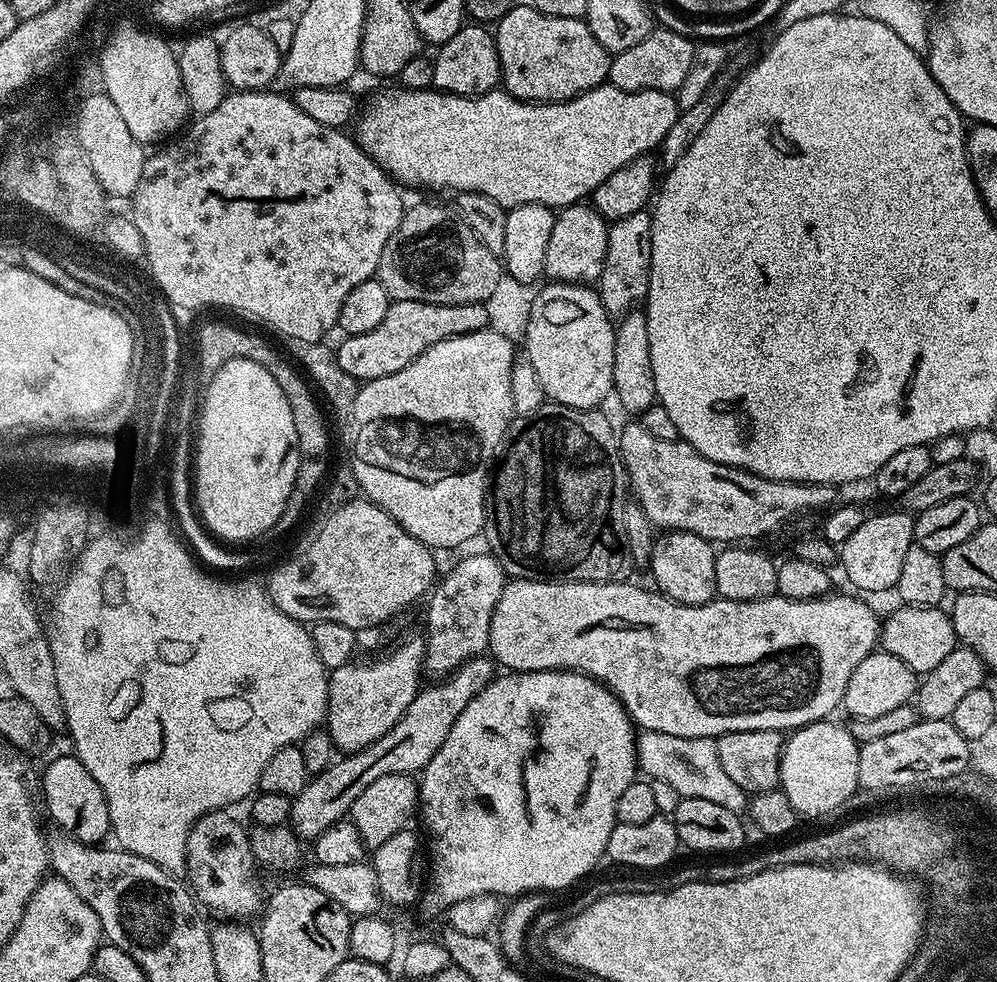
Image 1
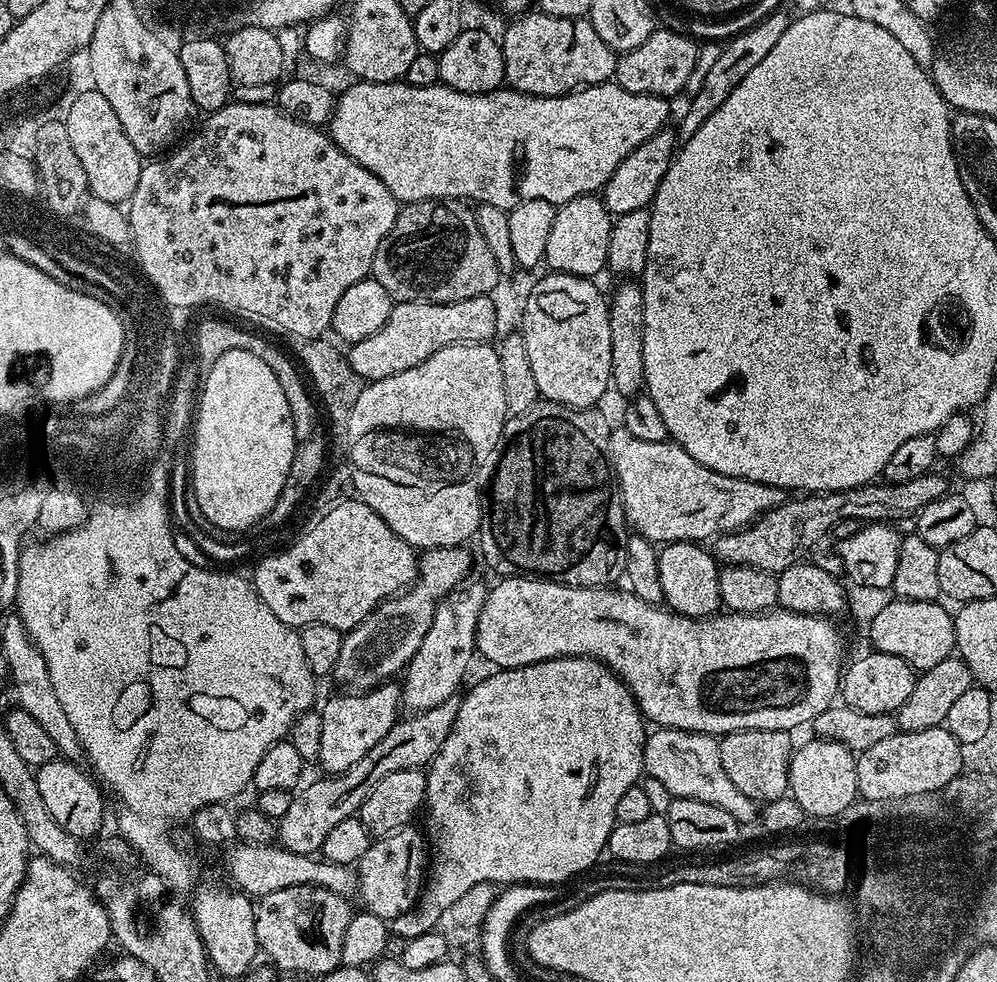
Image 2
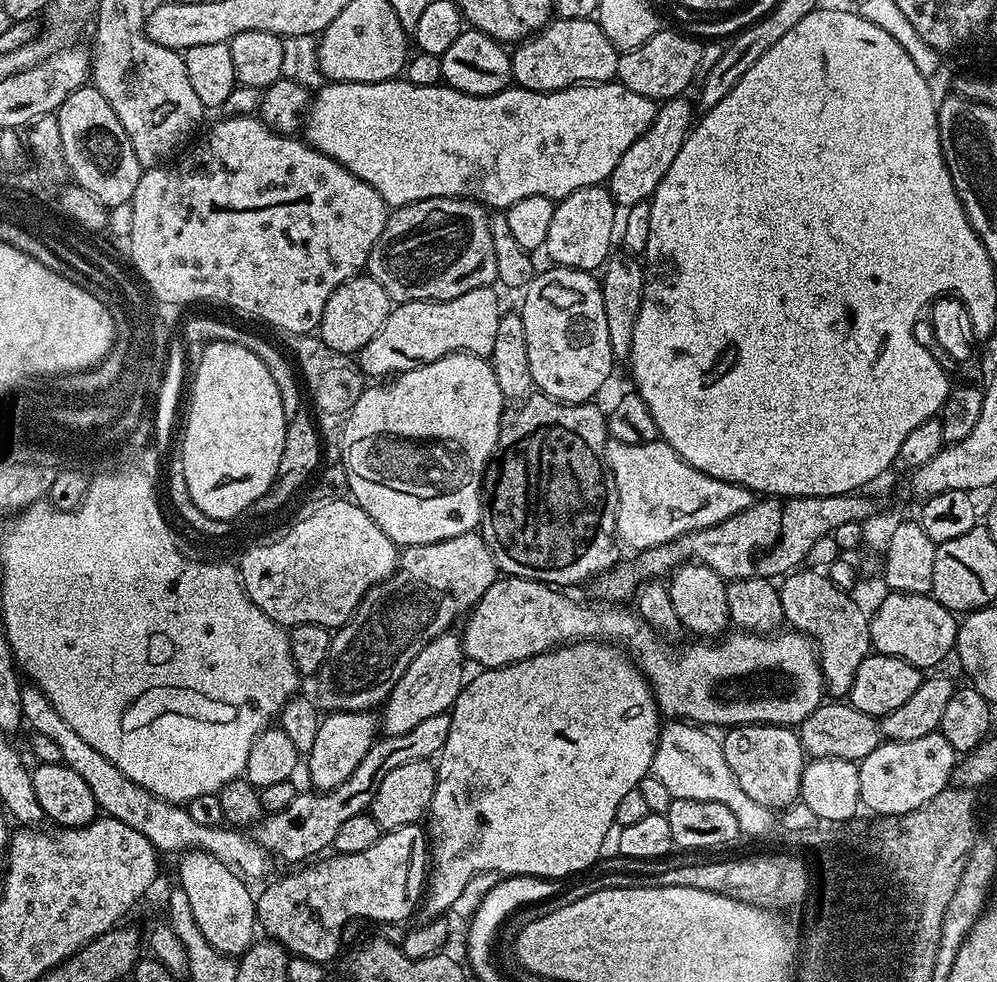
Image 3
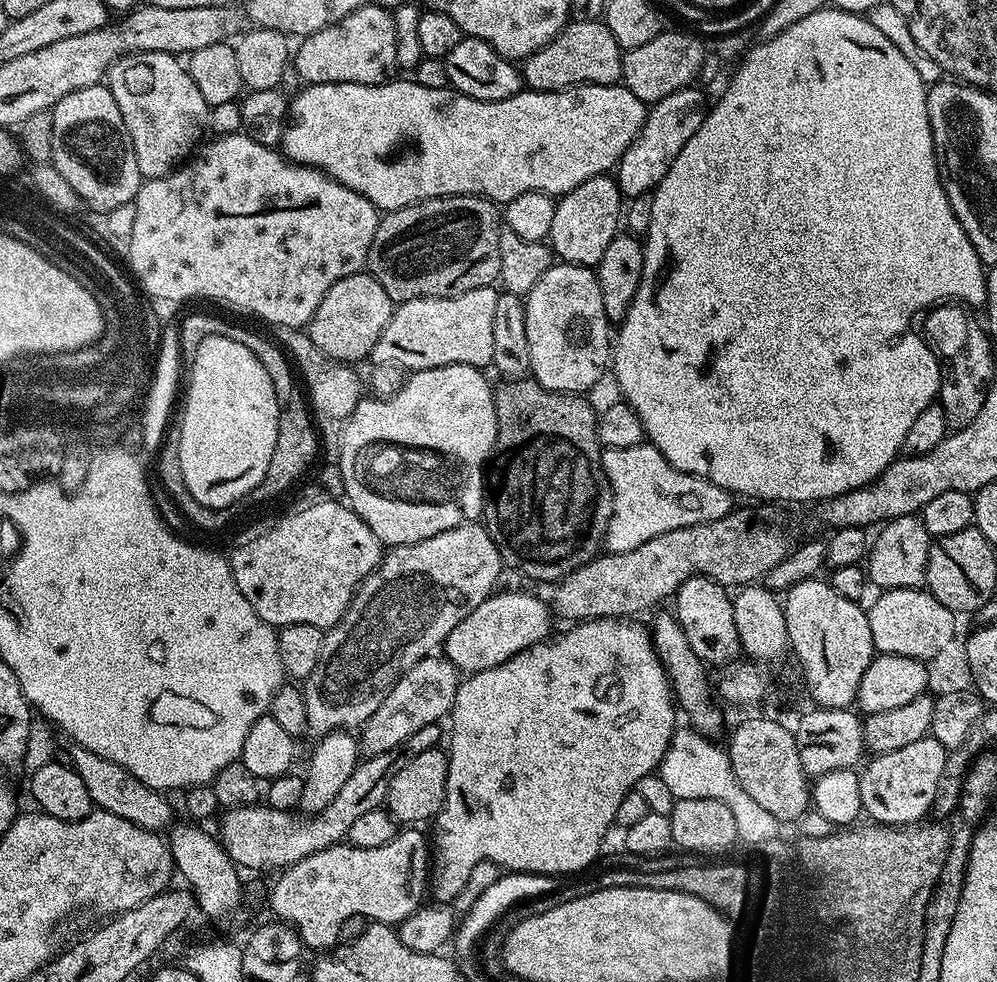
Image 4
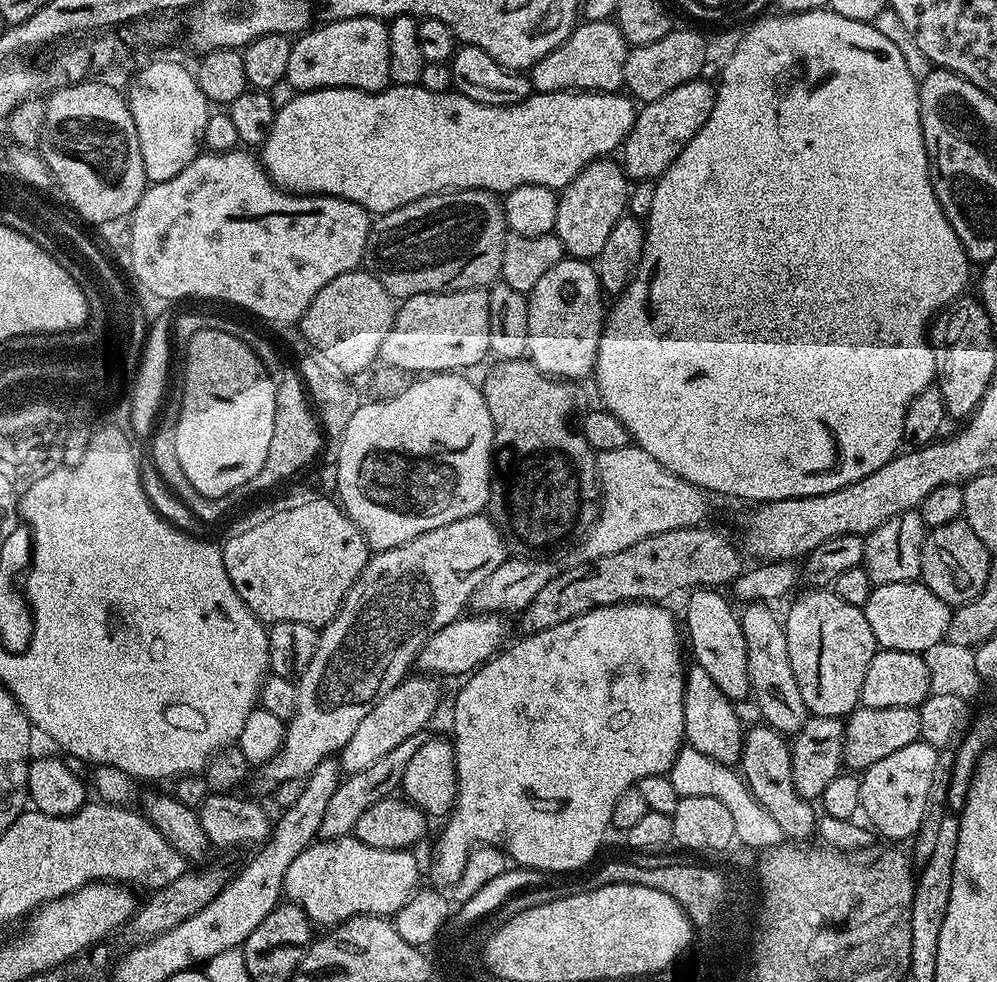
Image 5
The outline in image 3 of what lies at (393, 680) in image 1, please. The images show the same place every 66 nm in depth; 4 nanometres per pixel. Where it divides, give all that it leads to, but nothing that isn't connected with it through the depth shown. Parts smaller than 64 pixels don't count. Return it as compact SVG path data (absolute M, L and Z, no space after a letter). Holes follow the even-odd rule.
M328 712L321 719L318 735L314 738L314 746L306 753L306 768L312 779L311 787L318 792L329 792L334 786L342 786L354 770L358 770L358 762L366 758L366 754L378 739L378 720L366 712Z

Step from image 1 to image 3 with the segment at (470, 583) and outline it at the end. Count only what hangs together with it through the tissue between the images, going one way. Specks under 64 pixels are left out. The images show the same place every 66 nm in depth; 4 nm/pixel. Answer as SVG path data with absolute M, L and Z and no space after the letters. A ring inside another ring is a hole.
M449 630L431 640L422 650L422 654L418 654L418 658L414 658L414 662L406 666L402 678L398 678L394 690L382 705L382 732L385 737L406 734L414 730L414 726L426 722L426 718L434 718L438 714L448 712L455 704L466 683L466 657L461 637L457 633L455 636L454 633L455 631Z

